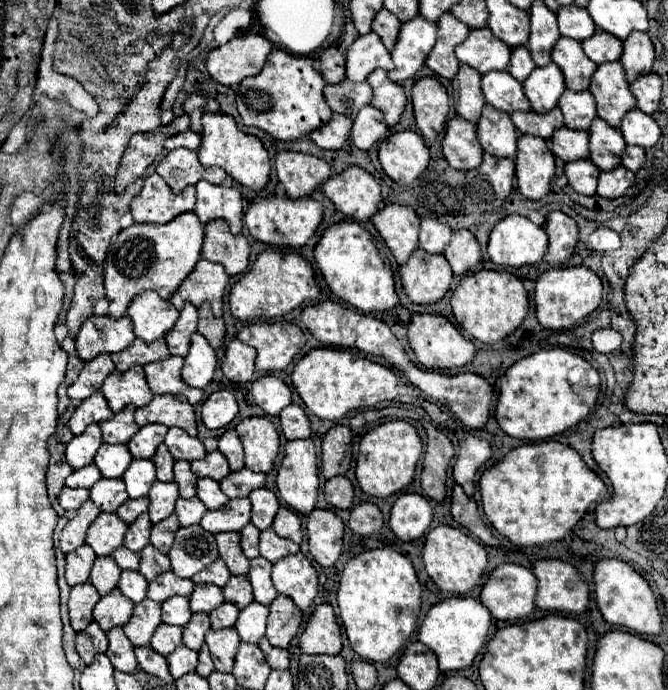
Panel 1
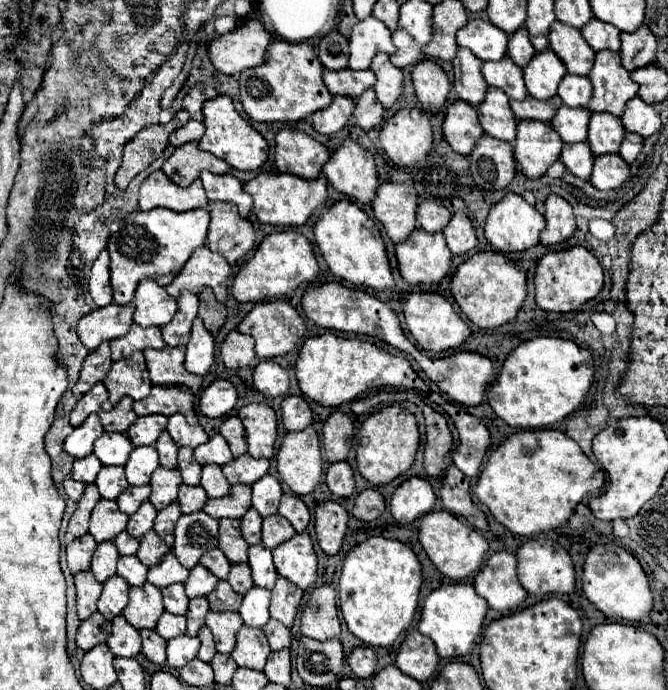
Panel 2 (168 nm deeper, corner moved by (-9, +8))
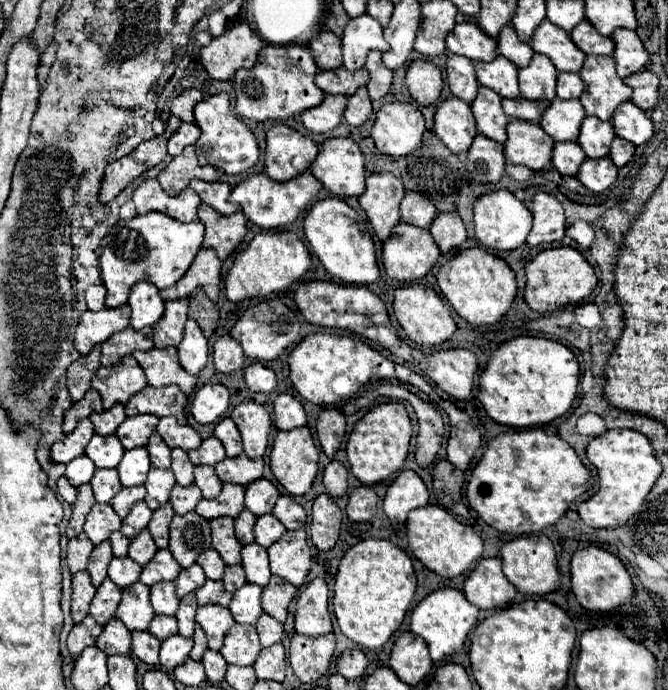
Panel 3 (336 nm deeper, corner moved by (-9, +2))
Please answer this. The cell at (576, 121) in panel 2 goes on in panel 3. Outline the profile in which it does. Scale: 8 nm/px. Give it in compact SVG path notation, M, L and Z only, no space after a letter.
M552 99L548 111L544 111L544 119L540 119L540 127L554 139L554 141L576 141L580 123L584 121L586 113L578 99Z

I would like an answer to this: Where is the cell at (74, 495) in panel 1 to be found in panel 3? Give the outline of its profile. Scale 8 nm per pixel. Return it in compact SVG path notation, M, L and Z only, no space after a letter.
M60 477L60 479L58 479L58 493L60 493L60 497L62 497L66 503L74 503L74 499L76 499L76 495L78 495L78 489L72 487L66 477Z

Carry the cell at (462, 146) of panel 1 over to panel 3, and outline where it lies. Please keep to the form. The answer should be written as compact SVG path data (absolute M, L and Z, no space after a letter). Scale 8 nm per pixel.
M456 97L440 101L434 115L434 133L452 153L468 151L476 137L476 123L470 105Z

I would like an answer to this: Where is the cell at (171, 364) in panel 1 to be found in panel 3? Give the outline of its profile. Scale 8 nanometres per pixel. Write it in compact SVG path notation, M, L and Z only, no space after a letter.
M154 347L150 351L134 351L132 355L144 369L148 385L166 387L174 383L184 393L190 393L196 387L196 377L180 367L176 347L164 347L164 349Z

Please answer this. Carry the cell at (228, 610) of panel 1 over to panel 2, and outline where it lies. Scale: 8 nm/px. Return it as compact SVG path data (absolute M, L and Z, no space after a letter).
M220 581L218 587L208 595L212 611L238 611L242 597L228 585L228 581Z

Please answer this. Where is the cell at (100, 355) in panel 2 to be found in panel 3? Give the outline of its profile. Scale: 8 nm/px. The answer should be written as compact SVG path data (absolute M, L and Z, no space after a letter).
M96 345L88 355L82 355L66 369L66 387L74 401L80 401L90 389L90 379L100 367L100 345Z

